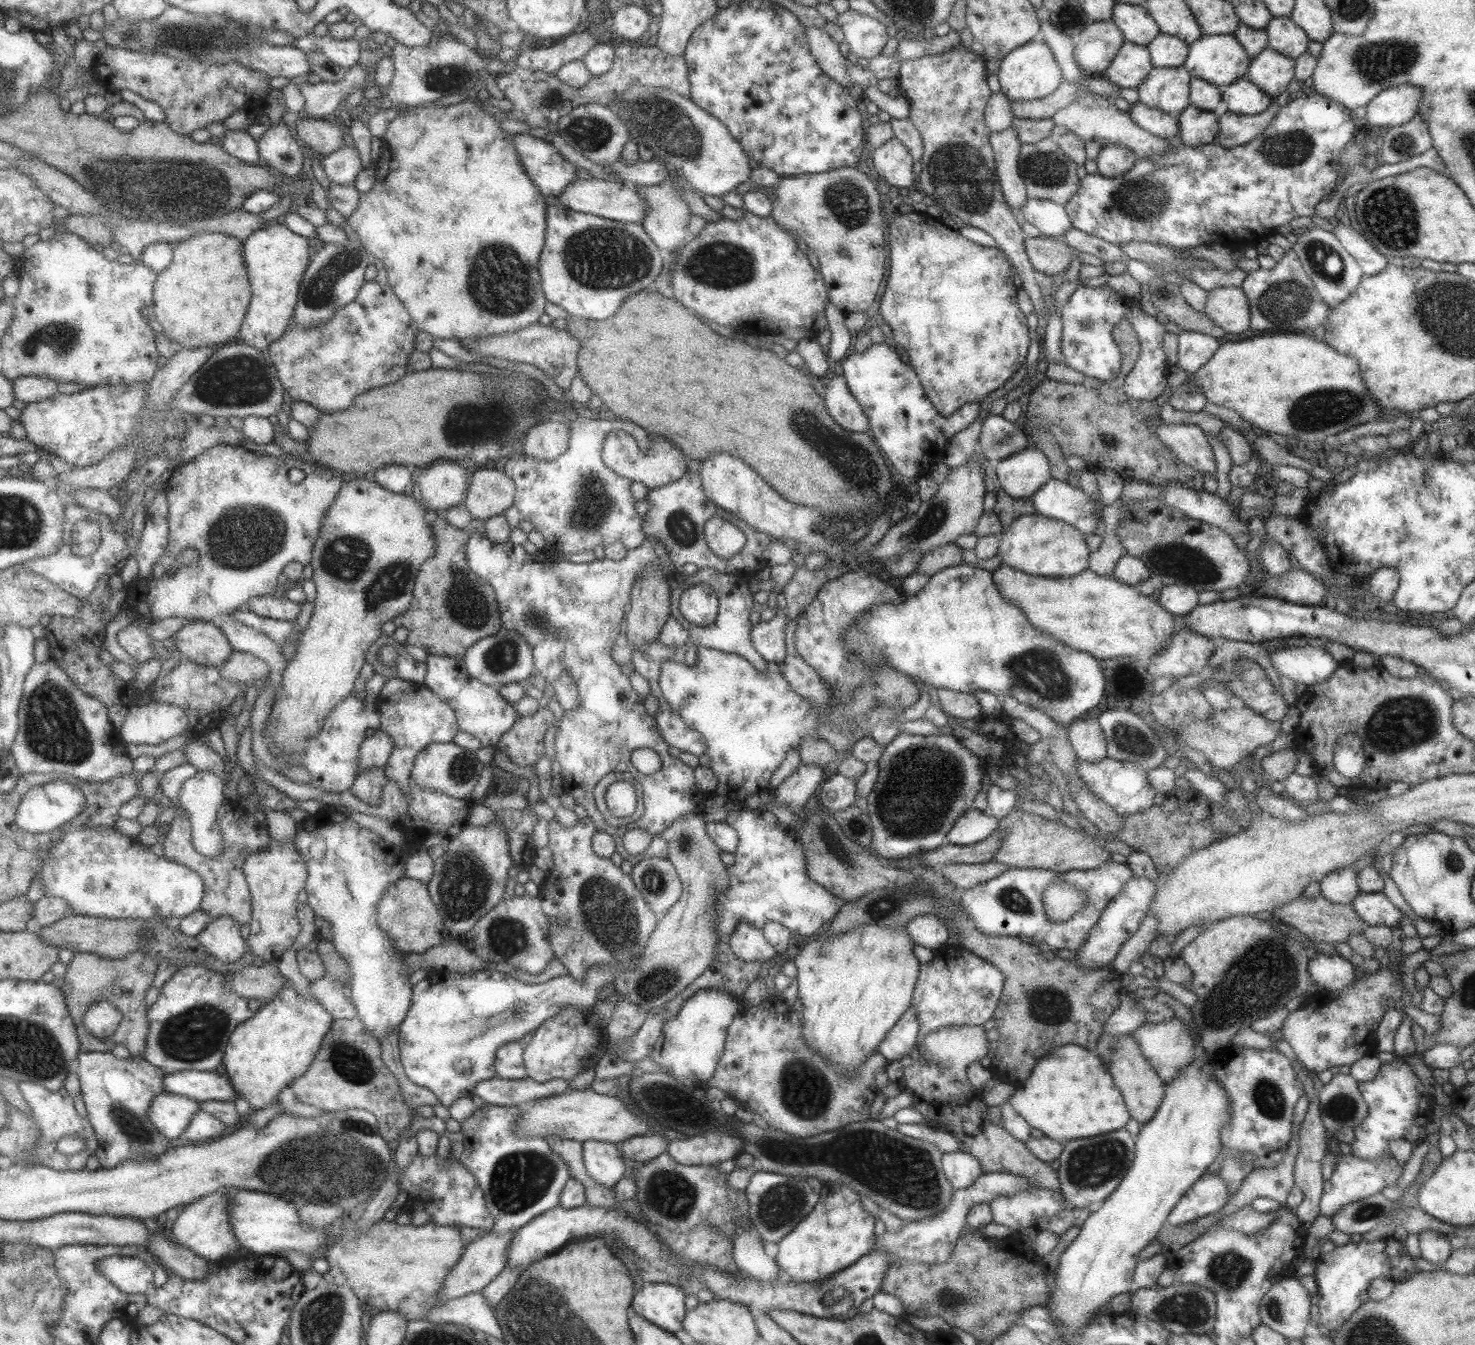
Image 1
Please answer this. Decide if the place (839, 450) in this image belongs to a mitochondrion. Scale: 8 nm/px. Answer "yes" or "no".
yes

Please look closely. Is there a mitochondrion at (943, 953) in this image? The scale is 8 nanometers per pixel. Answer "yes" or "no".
no

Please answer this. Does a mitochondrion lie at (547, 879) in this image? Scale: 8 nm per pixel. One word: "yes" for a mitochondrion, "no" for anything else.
no

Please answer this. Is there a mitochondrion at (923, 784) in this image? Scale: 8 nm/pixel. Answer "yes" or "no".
yes

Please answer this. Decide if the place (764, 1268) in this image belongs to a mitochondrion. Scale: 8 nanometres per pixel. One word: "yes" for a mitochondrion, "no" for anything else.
no

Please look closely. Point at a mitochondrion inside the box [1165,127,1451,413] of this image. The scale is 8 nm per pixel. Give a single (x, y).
(1382, 224)

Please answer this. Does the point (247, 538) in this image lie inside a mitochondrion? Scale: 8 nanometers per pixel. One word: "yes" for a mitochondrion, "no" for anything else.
yes

